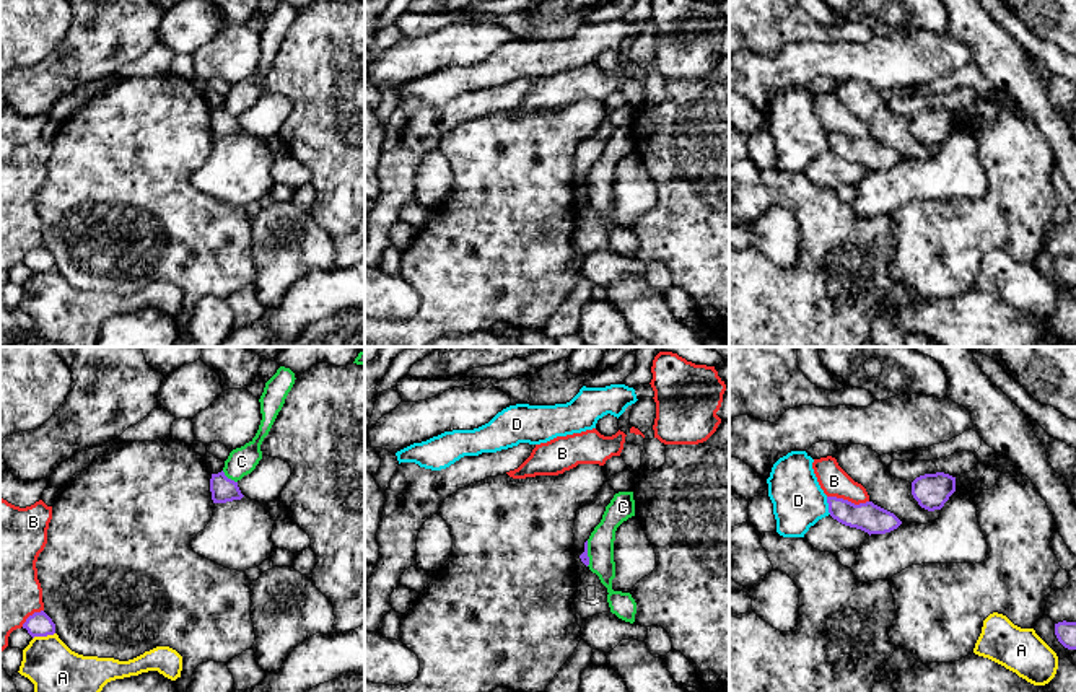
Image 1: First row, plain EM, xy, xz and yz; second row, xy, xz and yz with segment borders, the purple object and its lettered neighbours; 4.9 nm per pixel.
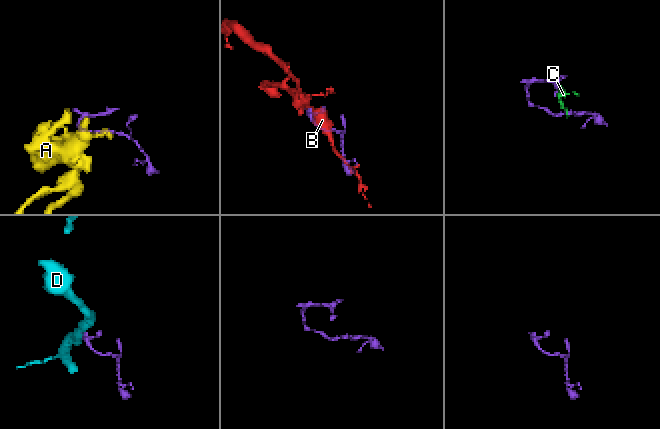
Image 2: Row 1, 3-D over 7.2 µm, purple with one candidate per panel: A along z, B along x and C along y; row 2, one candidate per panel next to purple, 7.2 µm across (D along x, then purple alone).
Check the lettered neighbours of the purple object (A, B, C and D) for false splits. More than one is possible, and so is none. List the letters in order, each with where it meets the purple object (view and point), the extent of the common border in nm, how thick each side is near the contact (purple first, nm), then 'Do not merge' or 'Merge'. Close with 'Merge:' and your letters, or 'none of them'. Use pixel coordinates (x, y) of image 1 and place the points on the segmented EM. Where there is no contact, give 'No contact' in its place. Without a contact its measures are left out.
A: Touches purple at xy (43, 635). Shared border 120 nm. Thickness 120 nm (purple) against 240 nm. Do not merge
B: Touches purple at yz (847, 500). Shared border 220 nm. Thickness 140 nm (purple) against 150 nm. Do not merge
C: Touches purple at xy (230, 479). Shared border 100 nm. Thickness 120 nm (purple) against 140 nm. Do not merge
D: Touches purple at yz (829, 505). Shared border 90 nm. Thickness 140 nm (purple) against 260 nm. Do not merge
Merge: none of them

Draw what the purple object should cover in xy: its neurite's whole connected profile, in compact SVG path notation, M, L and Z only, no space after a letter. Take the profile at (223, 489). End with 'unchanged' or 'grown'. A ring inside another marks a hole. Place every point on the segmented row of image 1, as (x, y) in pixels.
M223 471L212 474L210 492L213 503L226 503L244 497L238 487L238 482L228 479Z; unchanged

